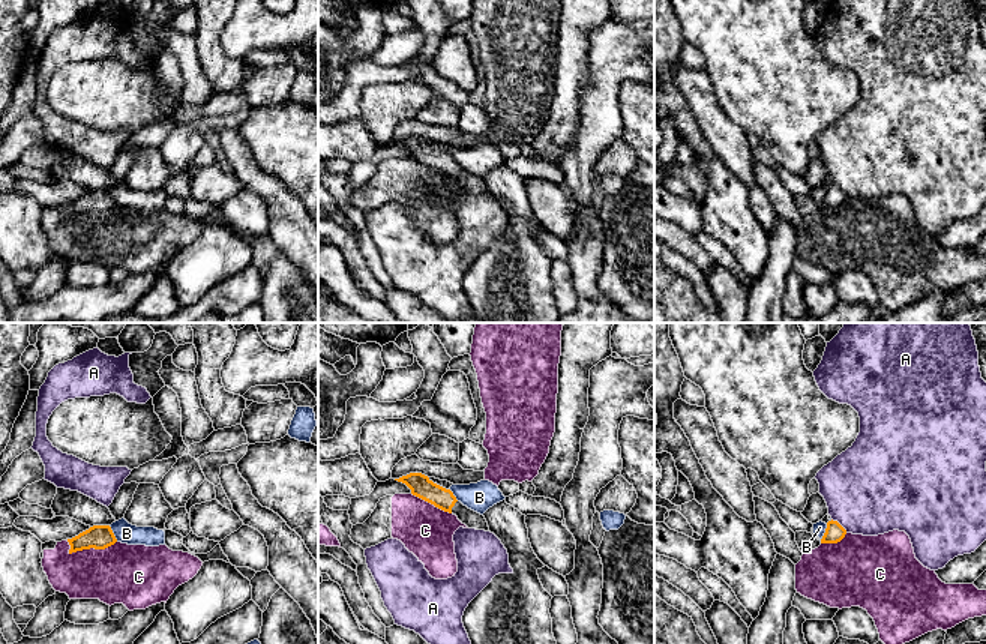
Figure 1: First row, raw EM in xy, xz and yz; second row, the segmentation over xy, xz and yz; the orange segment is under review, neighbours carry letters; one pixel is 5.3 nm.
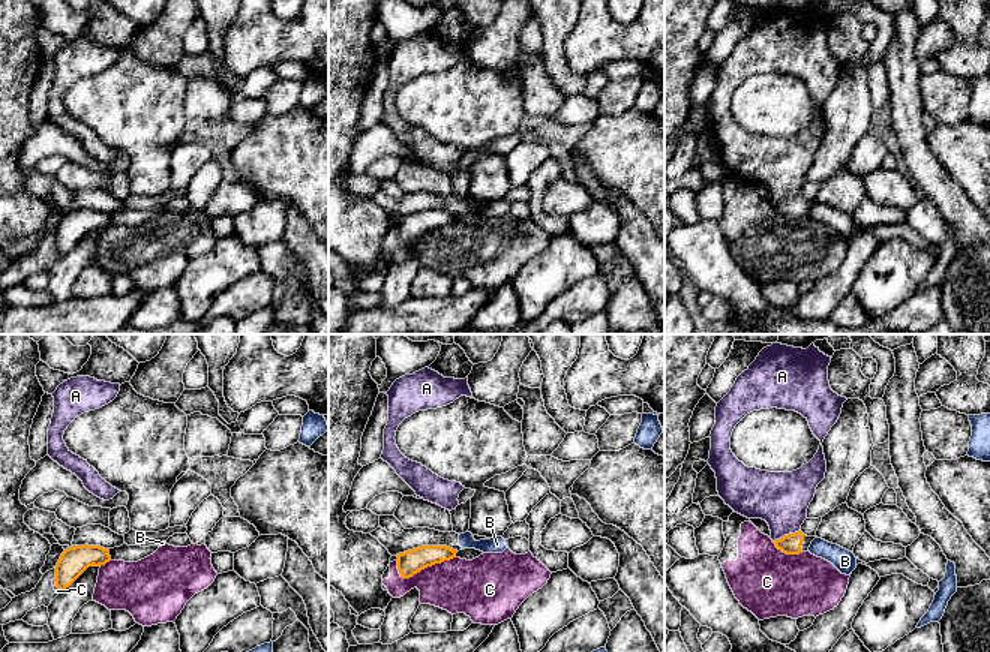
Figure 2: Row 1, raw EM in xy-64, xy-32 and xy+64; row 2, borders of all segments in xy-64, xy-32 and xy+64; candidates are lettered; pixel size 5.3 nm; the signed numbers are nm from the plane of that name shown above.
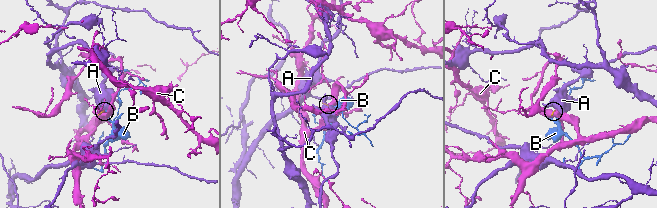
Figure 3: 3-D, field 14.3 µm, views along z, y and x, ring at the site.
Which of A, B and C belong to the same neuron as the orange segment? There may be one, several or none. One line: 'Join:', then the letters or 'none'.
Join: none

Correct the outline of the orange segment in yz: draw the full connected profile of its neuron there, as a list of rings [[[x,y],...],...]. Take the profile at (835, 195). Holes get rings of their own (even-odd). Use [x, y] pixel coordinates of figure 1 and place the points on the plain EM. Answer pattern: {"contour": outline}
{"contour": [[[828,185],[821,207],[837,207],[846,198],[846,194],[837,185]]]}

